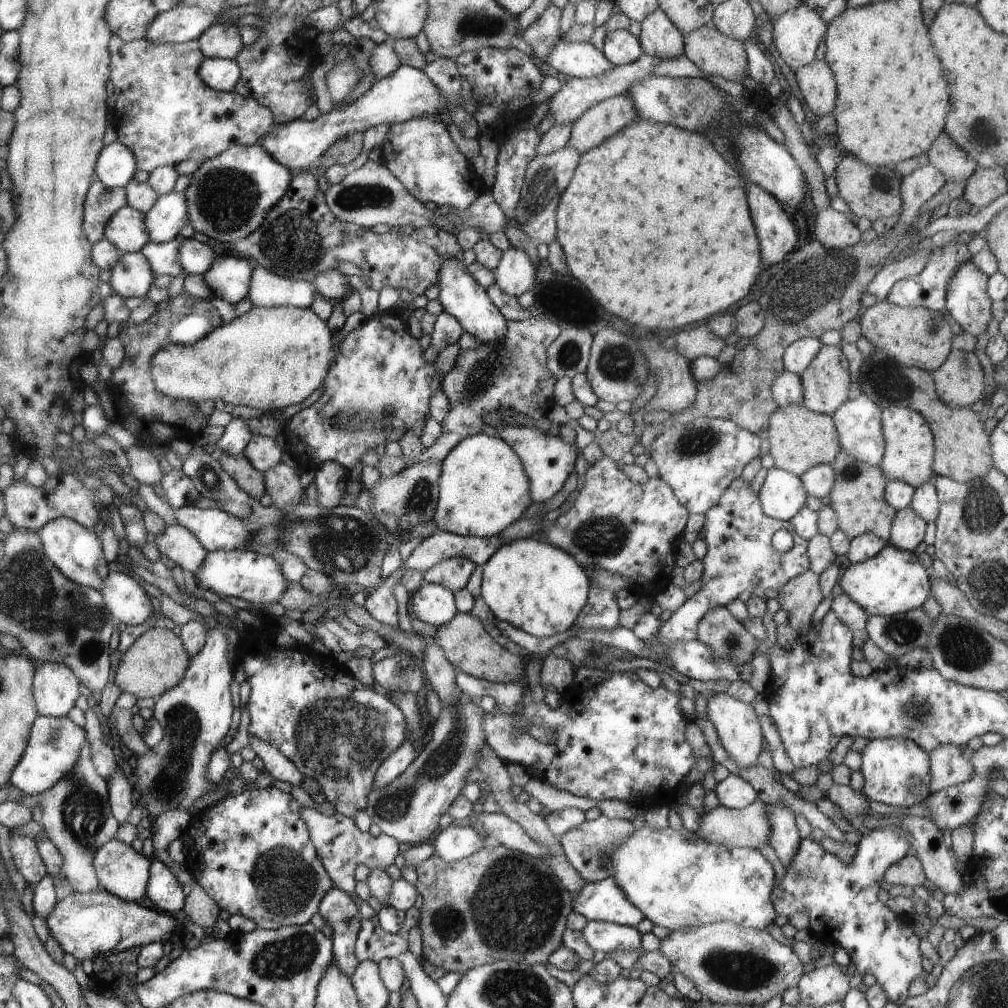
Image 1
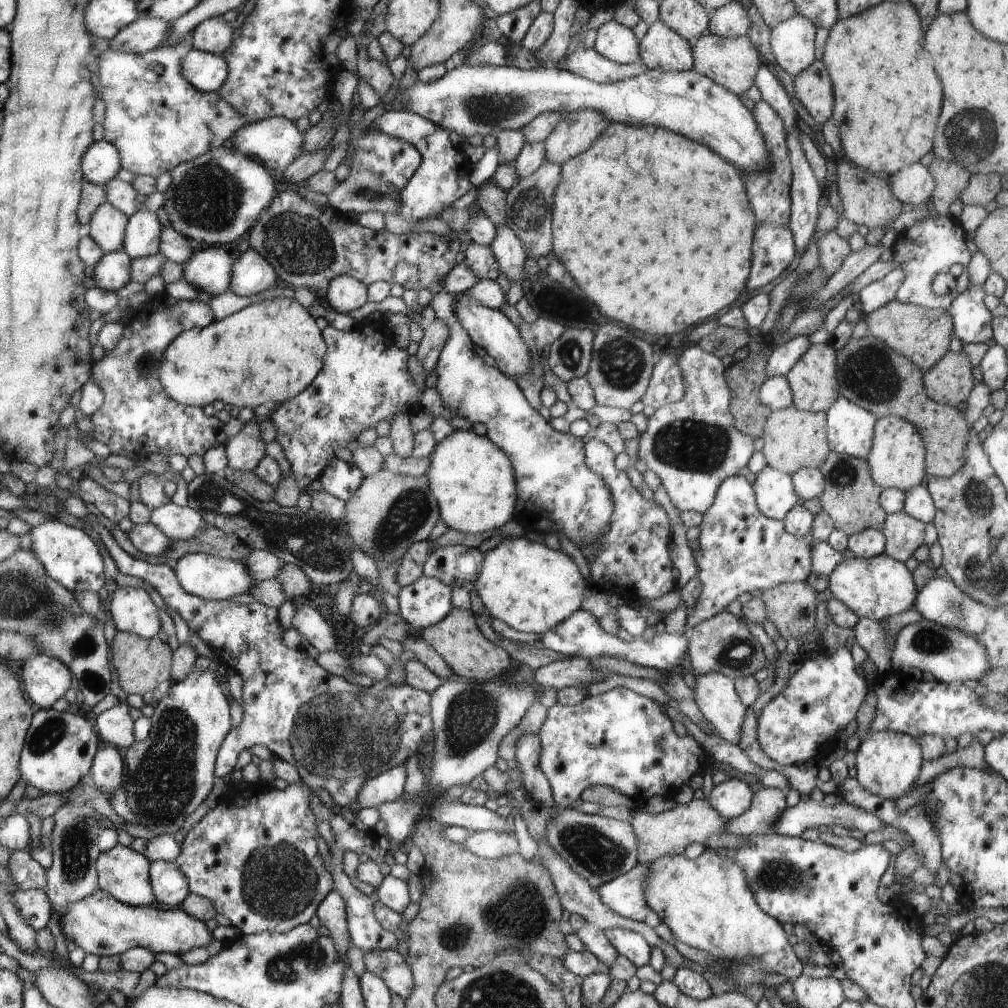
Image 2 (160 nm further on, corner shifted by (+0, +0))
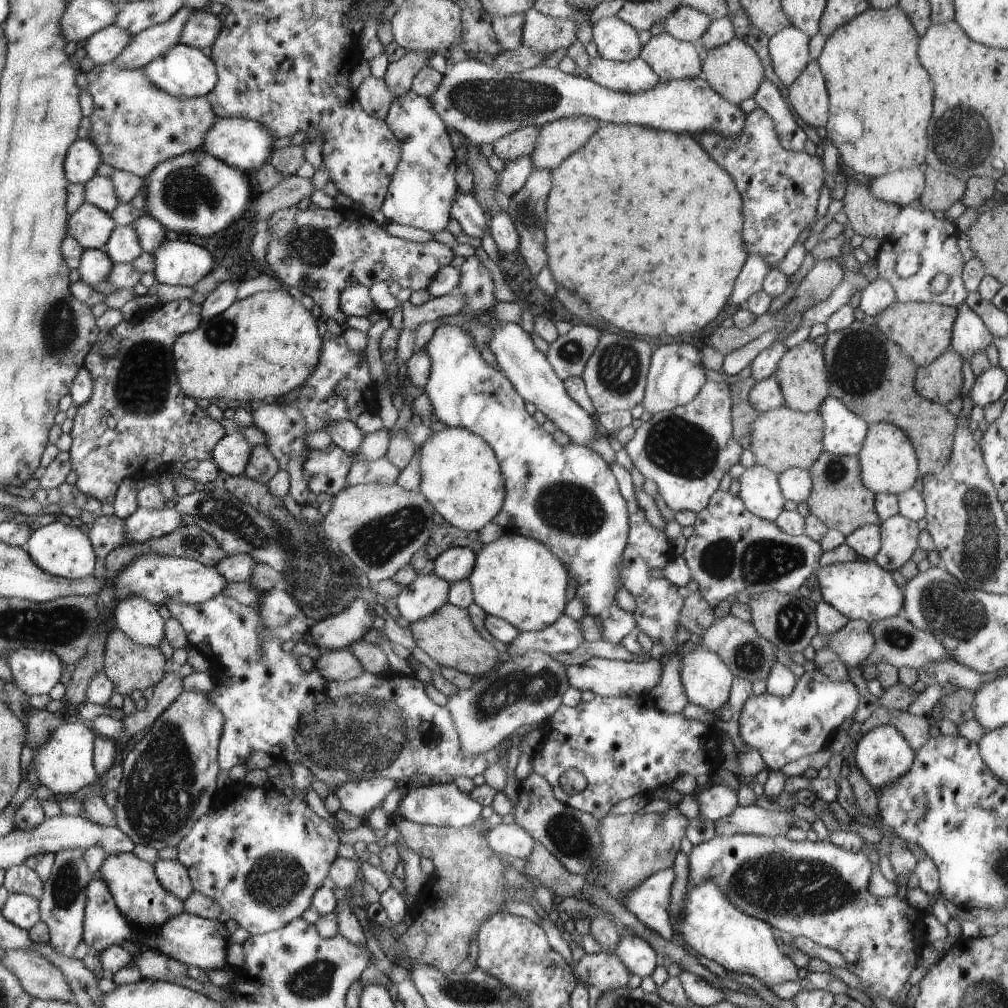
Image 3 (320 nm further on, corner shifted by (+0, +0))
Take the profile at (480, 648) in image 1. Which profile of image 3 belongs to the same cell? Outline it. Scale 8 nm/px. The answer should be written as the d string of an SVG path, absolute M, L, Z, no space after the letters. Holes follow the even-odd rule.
M447 603L435 614L422 618L409 626L417 648L423 650L438 665L458 670L461 673L482 677L496 668L498 650L480 636L466 609Z

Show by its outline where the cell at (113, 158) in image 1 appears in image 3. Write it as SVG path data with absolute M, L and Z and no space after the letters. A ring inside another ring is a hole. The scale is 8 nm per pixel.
M82 139L70 146L66 156L66 179L70 183L86 183L97 175L102 163L102 154L98 144L92 140Z

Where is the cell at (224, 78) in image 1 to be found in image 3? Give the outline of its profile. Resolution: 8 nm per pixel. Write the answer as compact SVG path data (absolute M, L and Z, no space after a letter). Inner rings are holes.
M176 44L168 54L142 67L142 74L152 80L159 90L164 90L176 98L199 98L212 93L218 83L217 64L210 60L200 49L190 48L184 44Z

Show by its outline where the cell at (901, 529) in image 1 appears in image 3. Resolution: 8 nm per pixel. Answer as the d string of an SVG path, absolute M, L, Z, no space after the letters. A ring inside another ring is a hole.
M898 514L880 522L879 528L882 544L880 552L873 560L884 570L894 573L906 562L911 561L912 554L919 548L918 521L909 520Z

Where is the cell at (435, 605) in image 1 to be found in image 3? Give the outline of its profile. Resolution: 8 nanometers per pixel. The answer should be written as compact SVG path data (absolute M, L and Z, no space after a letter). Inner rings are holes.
M426 574L402 588L396 606L402 619L410 623L435 614L448 603L451 584L436 574Z

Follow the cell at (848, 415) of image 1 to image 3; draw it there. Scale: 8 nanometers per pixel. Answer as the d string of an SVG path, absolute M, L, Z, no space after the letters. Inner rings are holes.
M831 395L817 409L824 420L824 451L837 456L854 456L862 450L869 425Z

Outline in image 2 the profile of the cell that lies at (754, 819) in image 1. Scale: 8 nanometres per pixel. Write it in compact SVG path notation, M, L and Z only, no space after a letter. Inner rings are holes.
M692 799L685 805L678 804L671 810L657 814L647 813L641 804L634 811L636 815L630 824L637 838L637 864L642 866L651 865L664 855L682 855L692 842L704 844L706 838L712 834L719 836L725 832L725 824L728 822L727 818L721 817L708 804L707 799Z

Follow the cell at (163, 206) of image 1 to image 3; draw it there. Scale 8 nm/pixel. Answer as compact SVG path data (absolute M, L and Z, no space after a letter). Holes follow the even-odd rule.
M128 224L128 226L118 225L110 234L110 240L101 250L112 258L114 265L131 263L145 252L142 248L141 239L138 238L132 224Z

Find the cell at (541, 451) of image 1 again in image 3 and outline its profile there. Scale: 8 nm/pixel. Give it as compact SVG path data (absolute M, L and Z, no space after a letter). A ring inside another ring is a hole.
M440 324L440 326L436 327L434 336L432 336L425 348L426 354L430 356L431 370L424 390L428 398L430 398L434 416L438 418L439 422L443 422L448 427L461 427L472 431L473 434L480 435L482 439L486 438L486 443L490 442L489 446L494 446L494 450L498 450L498 458L502 458L501 470L502 474L506 474L506 506L502 506L502 514L498 514L494 518L494 523L498 524L504 530L504 533L515 533L542 542L566 566L568 578L576 586L576 596L584 602L586 615L594 616L600 622L600 626L602 626L602 639L606 640L606 642L612 642L612 644L621 644L622 639L636 629L636 620L634 620L633 614L619 608L613 600L614 594L620 588L620 564L622 564L622 552L626 548L629 532L628 506L620 493L618 482L614 474L612 474L608 463L604 461L600 454L597 454L588 446L581 446L571 442L564 446L558 445L554 441L552 434L546 432L543 426L538 424L531 414L528 414L525 408L526 402L518 394L513 384L509 382L509 379L506 378L504 372L496 370L482 358L481 352L474 346L474 338L468 334L468 329L465 329L463 326Z

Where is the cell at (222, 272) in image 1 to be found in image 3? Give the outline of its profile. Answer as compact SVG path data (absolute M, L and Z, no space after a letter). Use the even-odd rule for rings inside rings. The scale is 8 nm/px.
M166 240L162 244L162 248L158 246L154 253L154 276L156 282L160 284L176 285L191 287L202 280L206 274L212 274L212 268L216 266L216 258L204 248L203 246L197 246L189 241L177 240Z

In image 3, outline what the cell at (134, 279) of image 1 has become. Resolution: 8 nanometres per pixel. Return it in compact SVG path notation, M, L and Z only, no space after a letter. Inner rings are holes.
M101 249L86 250L82 254L80 266L78 266L80 281L90 287L95 287L101 282L108 282L108 276L113 270L112 258L106 252L102 252Z

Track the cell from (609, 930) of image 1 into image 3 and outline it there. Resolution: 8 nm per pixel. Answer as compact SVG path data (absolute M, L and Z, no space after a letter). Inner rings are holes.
M624 934L616 944L616 954L631 975L652 977L660 964L659 956L648 942L636 935Z

